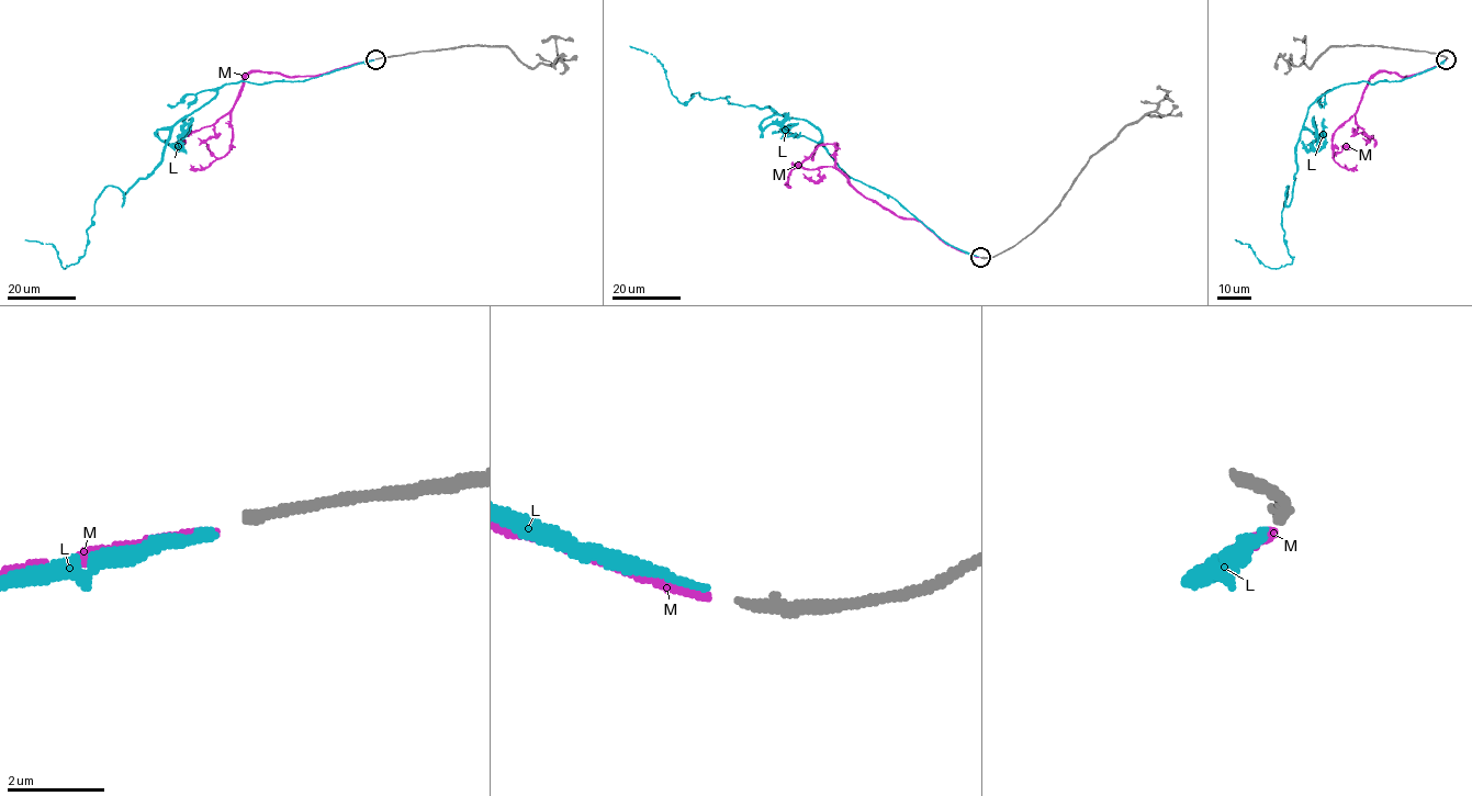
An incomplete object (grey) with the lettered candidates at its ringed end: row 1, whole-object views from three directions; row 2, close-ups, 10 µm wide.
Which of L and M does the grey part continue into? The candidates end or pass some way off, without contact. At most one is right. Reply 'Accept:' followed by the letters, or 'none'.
Accept: L

